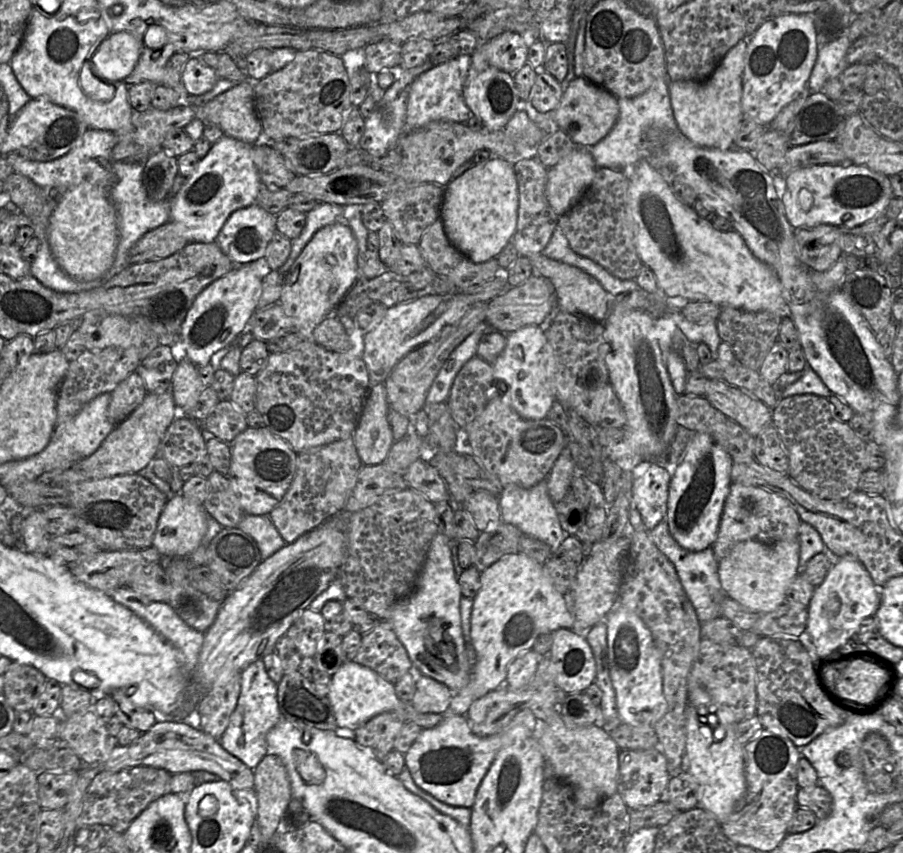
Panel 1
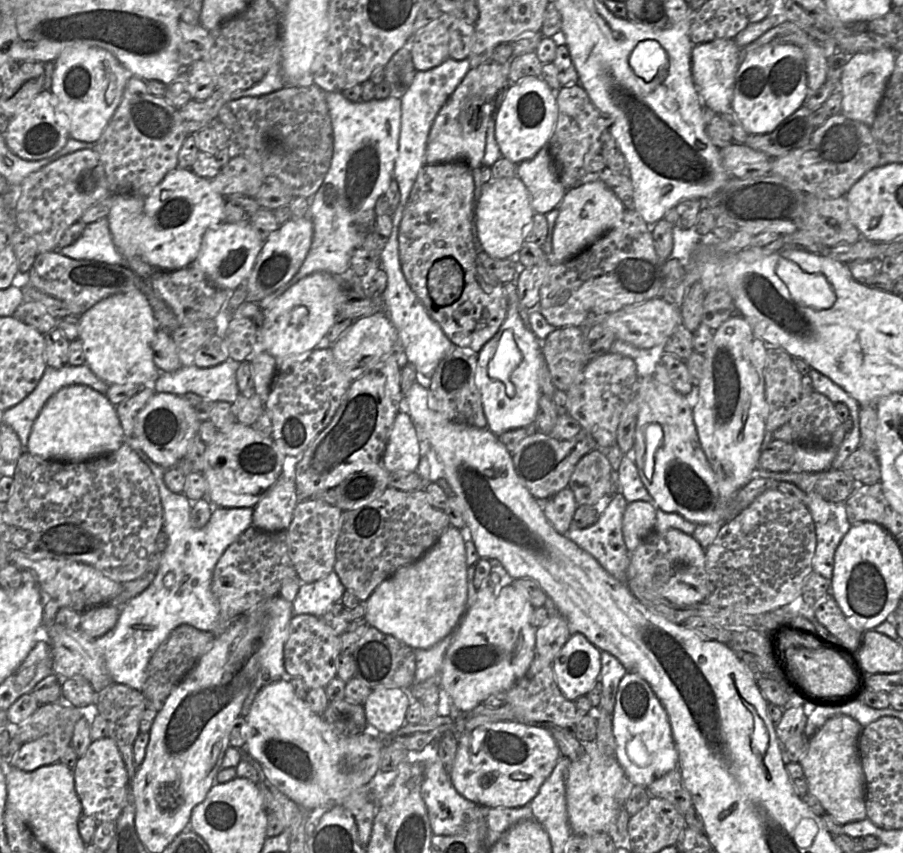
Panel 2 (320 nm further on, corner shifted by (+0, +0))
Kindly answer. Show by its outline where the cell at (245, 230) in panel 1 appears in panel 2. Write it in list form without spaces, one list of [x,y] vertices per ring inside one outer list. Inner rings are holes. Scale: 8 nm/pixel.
[[[223,221],[205,233],[200,254],[193,264],[218,287],[234,291],[249,277],[263,243],[249,221]]]

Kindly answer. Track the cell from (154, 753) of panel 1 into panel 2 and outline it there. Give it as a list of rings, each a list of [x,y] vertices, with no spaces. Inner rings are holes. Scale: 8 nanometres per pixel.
[[[109,737],[92,741],[74,769],[74,783],[83,814],[100,822],[114,822],[122,813],[130,791],[130,779],[115,741]]]

